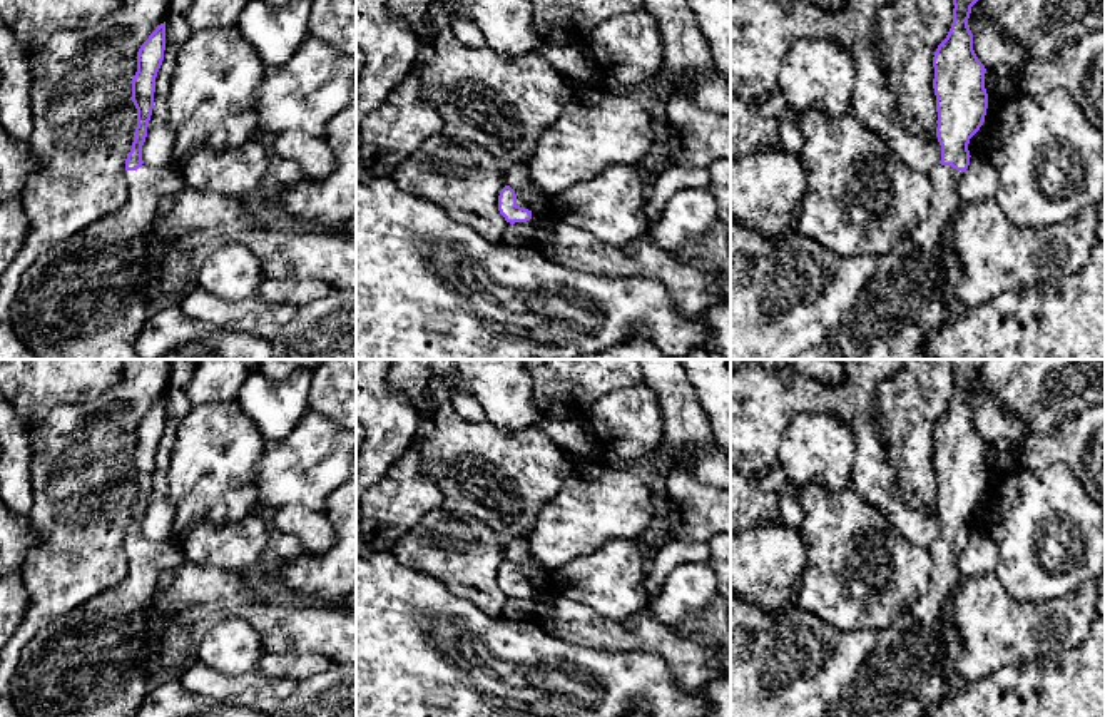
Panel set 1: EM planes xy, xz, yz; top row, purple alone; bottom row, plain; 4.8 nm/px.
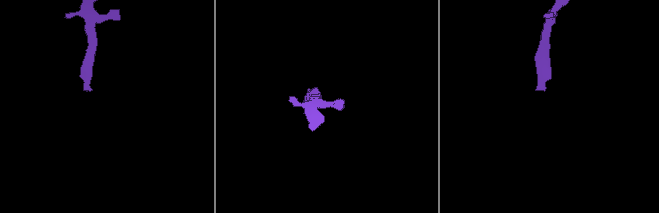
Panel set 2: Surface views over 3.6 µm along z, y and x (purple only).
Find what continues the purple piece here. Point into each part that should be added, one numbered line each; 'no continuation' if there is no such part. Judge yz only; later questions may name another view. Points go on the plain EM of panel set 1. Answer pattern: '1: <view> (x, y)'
1: yz (903, 676)

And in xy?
1: xy (91, 662)

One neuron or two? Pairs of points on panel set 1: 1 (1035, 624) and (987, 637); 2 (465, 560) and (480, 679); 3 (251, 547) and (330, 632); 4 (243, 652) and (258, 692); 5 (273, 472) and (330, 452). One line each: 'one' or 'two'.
1: one
2: two
3: two
4: two
5: one

